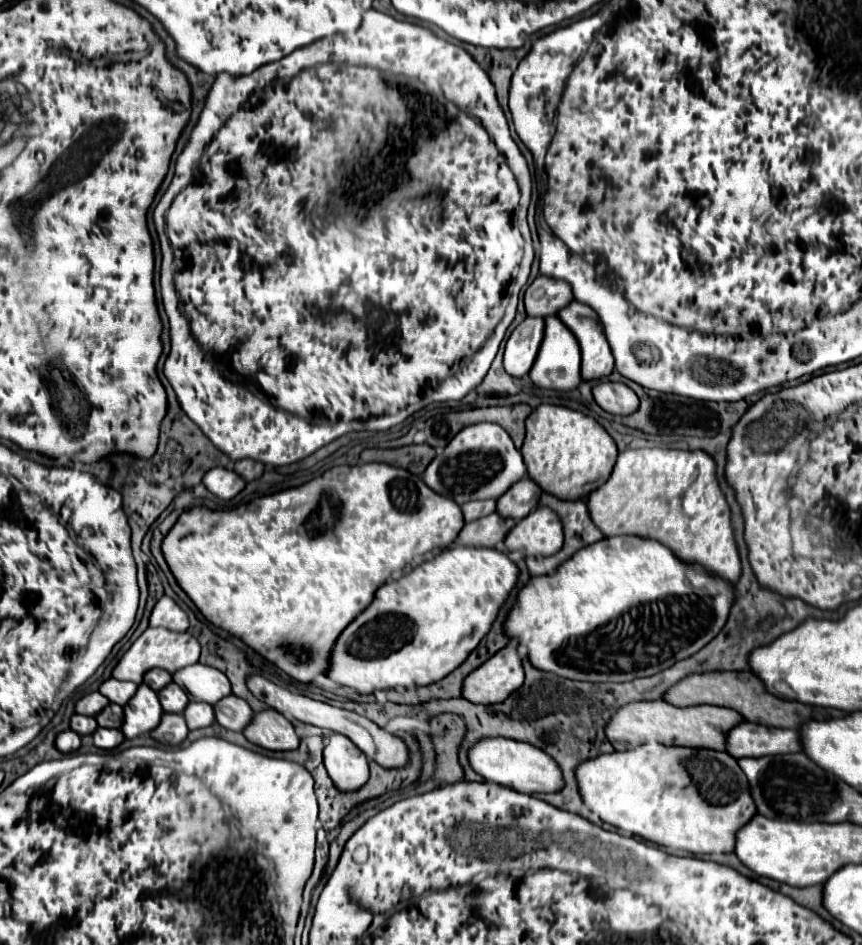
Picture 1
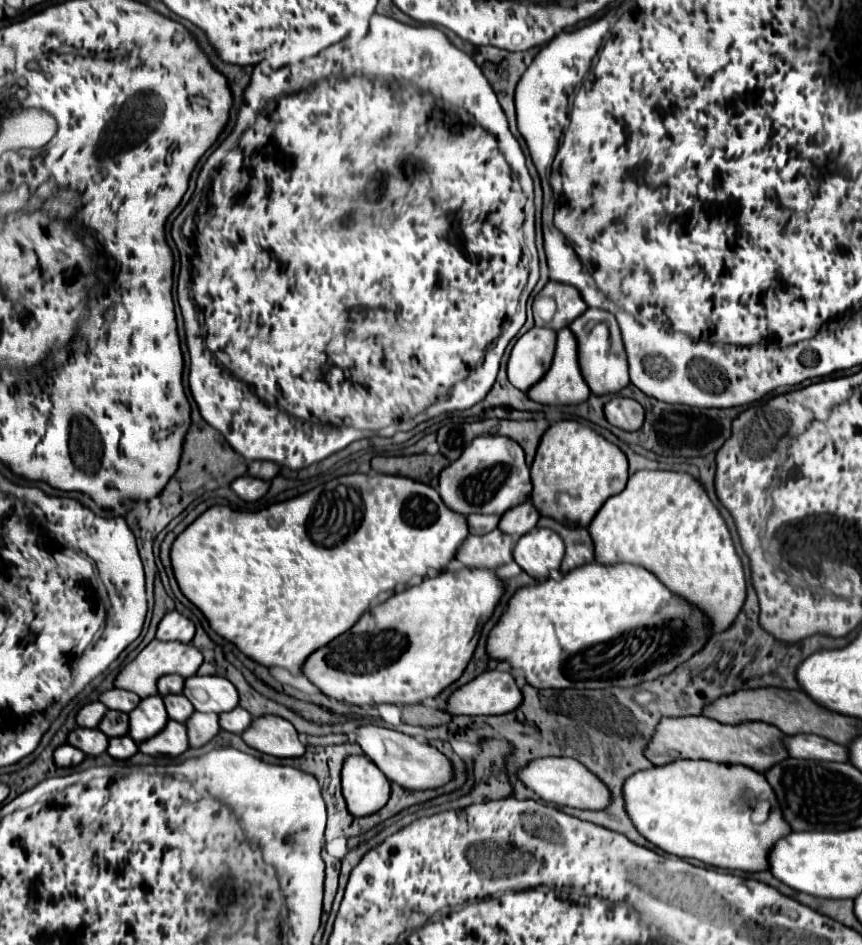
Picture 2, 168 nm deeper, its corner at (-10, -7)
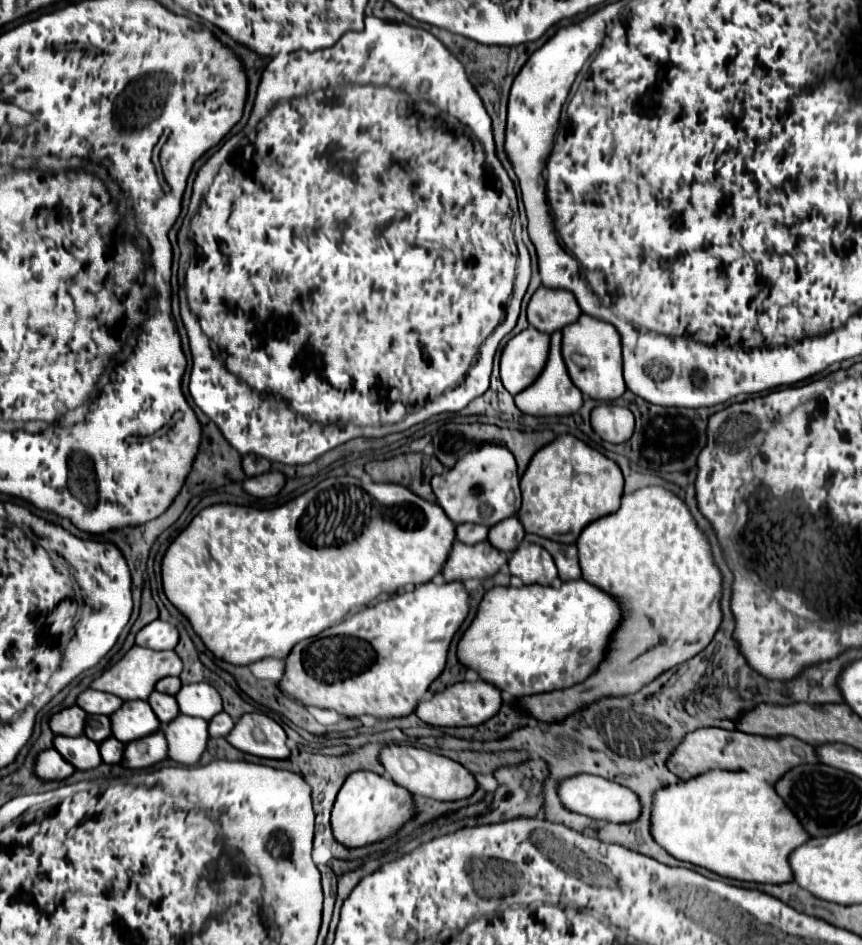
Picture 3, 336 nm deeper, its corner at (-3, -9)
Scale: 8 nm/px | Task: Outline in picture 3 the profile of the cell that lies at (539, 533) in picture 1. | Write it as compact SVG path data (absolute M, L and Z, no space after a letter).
M520 544L510 556L508 568L512 576L518 576L522 584L552 584L558 576L552 556L538 544Z

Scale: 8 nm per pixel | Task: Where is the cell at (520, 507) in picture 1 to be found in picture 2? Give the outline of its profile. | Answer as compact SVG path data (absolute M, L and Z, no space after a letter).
M527 500L515 508L509 508L501 520L499 520L499 530L507 532L507 534L527 534L537 526L539 520L539 510Z

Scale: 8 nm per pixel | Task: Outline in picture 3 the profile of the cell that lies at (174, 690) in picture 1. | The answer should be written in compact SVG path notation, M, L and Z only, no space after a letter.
M152 692L148 698L148 704L152 706L152 712L156 714L156 718L162 724L168 724L170 720L174 720L178 716L178 702L174 696L170 694L160 694L160 692Z

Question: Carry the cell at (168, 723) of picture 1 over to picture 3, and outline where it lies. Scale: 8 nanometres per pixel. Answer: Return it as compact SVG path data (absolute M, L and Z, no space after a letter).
M158 730L156 734L150 734L146 738L126 744L124 758L120 764L124 768L150 768L160 760L164 760L166 752L168 752L168 746L166 746L164 732Z

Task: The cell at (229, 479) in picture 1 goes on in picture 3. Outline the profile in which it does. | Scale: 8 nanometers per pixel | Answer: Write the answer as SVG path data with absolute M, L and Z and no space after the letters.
M268 472L268 474L260 474L256 478L248 478L244 482L244 490L252 496L258 498L268 498L278 494L286 484L286 476L282 472Z

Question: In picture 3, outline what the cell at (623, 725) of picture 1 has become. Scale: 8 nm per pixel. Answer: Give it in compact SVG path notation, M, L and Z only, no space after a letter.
M700 728L692 734L686 734L682 744L672 752L666 766L678 776L678 778L696 778L696 774L704 774L710 768L720 770L746 770L750 774L762 774L762 778L774 786L776 778L782 778L792 766L800 764L820 764L820 758L816 754L816 748L810 744L800 742L792 736L782 738L764 738L764 736L752 736L744 734L740 730L722 730L722 728Z

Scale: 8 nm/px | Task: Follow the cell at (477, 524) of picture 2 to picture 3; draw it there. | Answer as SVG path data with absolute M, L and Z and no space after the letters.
M458 524L456 526L456 538L460 542L468 542L472 546L472 542L482 542L488 536L488 528L480 526L480 524Z

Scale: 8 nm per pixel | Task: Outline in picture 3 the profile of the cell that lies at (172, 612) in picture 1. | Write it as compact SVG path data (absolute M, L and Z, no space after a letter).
M154 620L136 634L136 644L152 650L174 650L178 644L178 630L168 622Z

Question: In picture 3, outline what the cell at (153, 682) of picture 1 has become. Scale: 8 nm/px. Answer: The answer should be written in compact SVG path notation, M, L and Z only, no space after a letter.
M162 678L158 684L156 684L156 690L158 692L164 692L164 694L178 694L178 690L180 690L180 686L182 686L182 682L180 682L180 678Z

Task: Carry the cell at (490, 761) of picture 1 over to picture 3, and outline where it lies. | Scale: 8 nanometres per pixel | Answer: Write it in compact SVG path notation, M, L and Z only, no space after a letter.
M590 774L572 776L560 784L558 792L568 810L584 814L584 816L588 816L592 820L600 820L600 822L616 822L616 824L636 822L636 818L640 818L640 812L642 812L642 804L632 790L626 790L626 786L620 786L620 784L600 778L600 776L590 776Z

